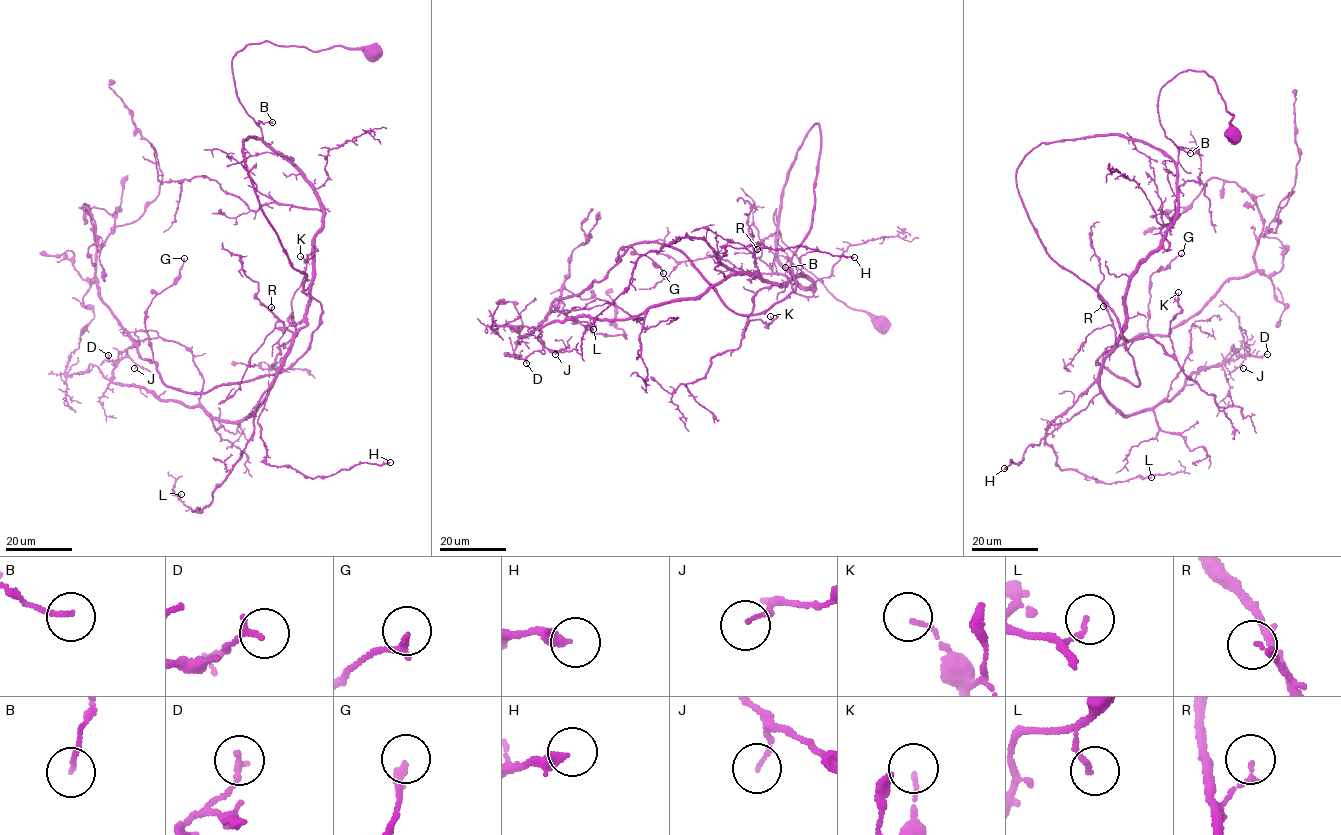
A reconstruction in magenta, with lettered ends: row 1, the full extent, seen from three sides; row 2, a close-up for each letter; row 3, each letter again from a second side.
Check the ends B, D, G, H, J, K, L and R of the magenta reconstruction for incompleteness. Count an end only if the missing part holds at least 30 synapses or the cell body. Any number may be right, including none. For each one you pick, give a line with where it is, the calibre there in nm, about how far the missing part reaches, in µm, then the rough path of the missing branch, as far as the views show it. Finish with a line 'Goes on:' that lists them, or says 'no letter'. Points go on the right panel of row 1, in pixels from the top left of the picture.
Goes on: no letter

